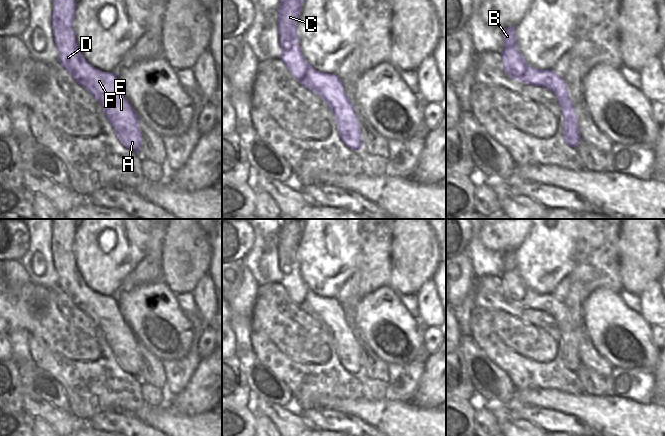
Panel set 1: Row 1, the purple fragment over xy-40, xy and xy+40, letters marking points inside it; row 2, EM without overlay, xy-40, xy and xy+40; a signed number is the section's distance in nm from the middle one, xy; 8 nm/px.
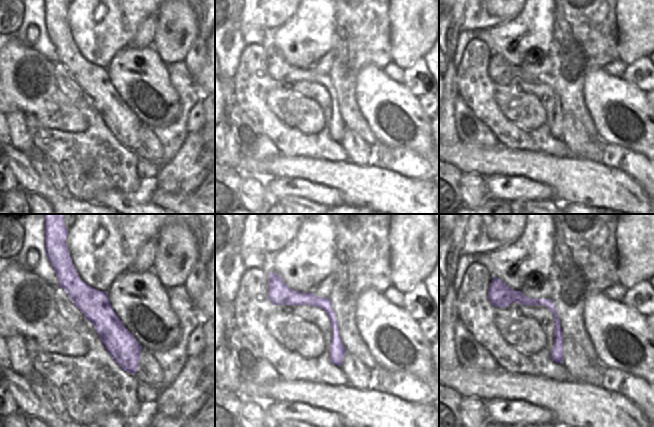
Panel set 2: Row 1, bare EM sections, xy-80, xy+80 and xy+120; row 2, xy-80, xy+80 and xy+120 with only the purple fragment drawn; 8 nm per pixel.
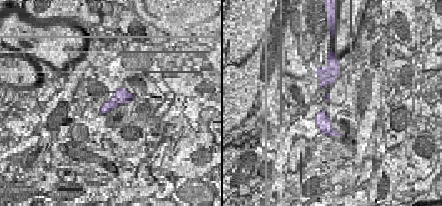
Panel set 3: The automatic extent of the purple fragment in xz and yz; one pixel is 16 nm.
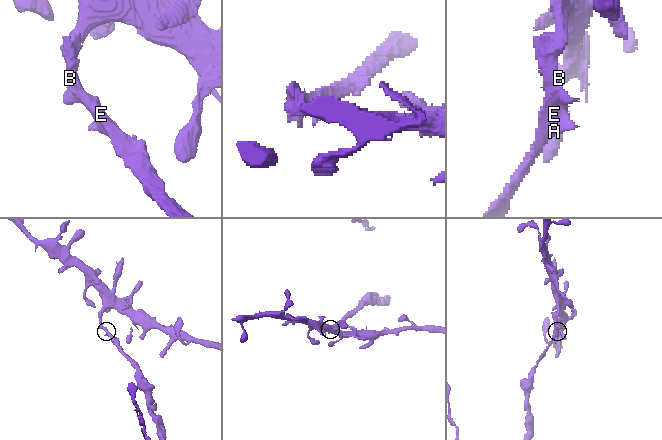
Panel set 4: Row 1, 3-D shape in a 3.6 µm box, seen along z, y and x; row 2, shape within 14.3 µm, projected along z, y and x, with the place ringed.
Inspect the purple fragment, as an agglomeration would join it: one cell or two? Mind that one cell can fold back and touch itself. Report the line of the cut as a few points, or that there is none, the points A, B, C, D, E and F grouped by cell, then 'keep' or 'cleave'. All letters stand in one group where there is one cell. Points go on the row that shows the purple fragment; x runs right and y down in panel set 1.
cut in xy-40 along (83, 56), (80, 59), (82, 69), (75, 71), (72, 75); A E F / B C D; cleave

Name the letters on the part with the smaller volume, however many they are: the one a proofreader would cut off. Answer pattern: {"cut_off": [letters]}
{"cut_off": ["A", "E", "F"]}

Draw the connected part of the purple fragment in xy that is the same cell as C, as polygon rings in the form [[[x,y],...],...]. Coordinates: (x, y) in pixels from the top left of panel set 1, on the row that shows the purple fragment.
[[[281,0],[277,9],[277,31],[282,51],[279,59],[294,78],[298,72],[303,73],[306,70],[305,58],[301,53],[297,35],[297,23],[302,5],[303,0]]]

